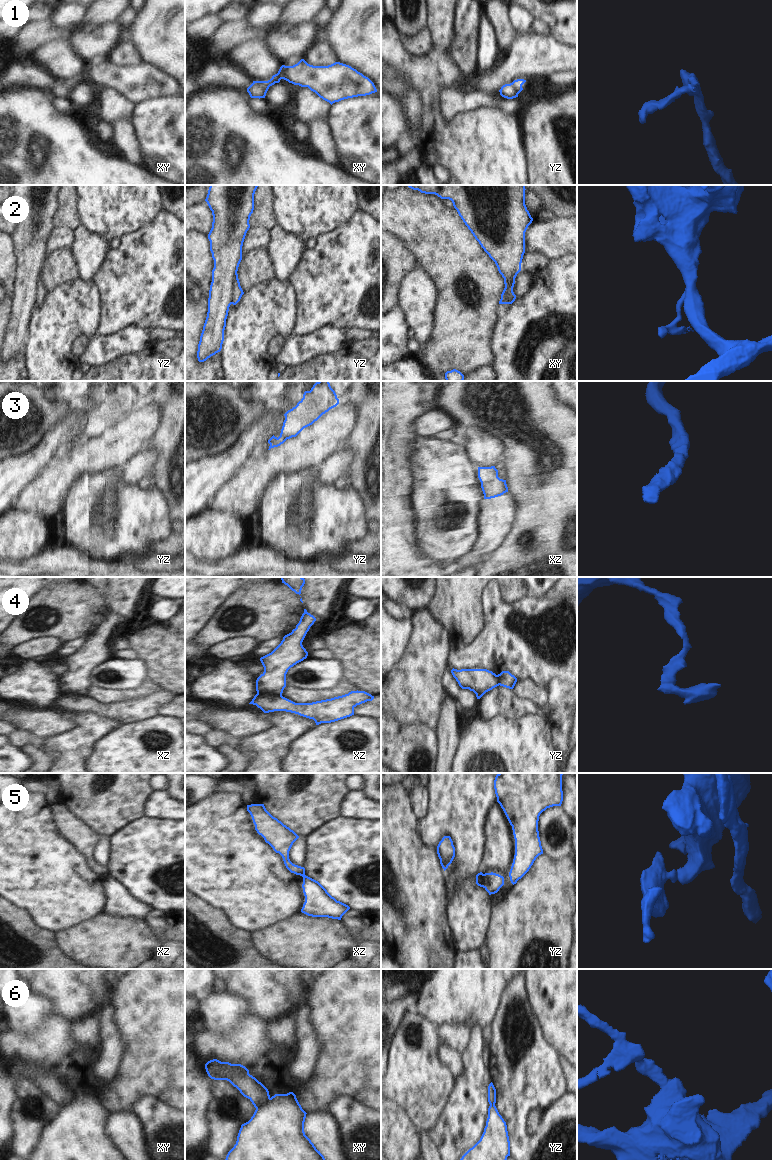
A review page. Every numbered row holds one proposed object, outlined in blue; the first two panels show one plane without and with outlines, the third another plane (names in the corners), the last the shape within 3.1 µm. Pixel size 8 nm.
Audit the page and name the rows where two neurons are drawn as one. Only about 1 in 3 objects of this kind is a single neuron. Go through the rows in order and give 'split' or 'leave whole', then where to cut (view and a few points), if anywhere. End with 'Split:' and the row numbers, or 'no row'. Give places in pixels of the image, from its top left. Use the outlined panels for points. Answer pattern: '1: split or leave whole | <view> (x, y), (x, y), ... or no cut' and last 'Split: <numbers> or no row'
1: split | xy (259, 81), (268, 88)
2: split | yz (236, 272), (232, 282), (231, 303)
3: leave whole | no cut
4: split | xz (257, 692), (281, 695)
5: split | yz (483, 874), (484, 887)
6: split | xy (270, 1098), (256, 1109)
Split: 1, 2, 4, 5, 6

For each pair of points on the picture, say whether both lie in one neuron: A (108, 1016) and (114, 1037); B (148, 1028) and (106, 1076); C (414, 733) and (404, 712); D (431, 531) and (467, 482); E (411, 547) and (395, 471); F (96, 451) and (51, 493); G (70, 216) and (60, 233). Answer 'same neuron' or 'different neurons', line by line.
A: same neuron
B: different neurons
C: different neurons
D: same neuron
E: different neurons
F: same neuron
G: different neurons

